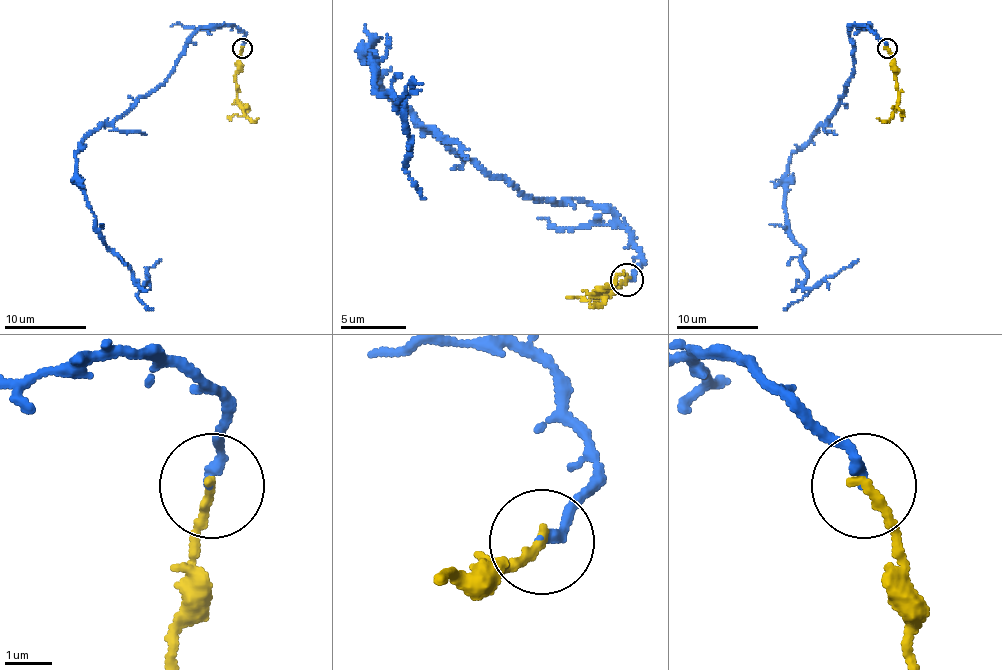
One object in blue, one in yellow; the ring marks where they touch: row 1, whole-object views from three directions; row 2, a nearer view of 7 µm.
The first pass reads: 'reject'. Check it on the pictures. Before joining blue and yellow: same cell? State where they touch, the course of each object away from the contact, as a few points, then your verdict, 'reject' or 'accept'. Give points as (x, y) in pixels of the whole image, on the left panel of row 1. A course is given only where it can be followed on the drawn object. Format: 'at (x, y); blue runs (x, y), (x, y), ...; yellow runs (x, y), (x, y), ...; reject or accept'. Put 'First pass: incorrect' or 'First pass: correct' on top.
First pass: incorrect
at (242, 48); blue runs (242, 49), (244, 34), (234, 26), (204, 26), (175, 71), (76, 155), (96, 230), (137, 285), (161, 259); yellow runs (242, 49), (236, 75), (236, 104), (249, 118), (258, 118); accept

